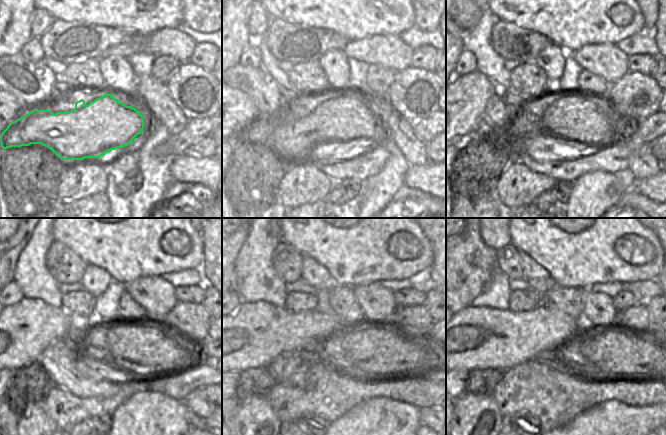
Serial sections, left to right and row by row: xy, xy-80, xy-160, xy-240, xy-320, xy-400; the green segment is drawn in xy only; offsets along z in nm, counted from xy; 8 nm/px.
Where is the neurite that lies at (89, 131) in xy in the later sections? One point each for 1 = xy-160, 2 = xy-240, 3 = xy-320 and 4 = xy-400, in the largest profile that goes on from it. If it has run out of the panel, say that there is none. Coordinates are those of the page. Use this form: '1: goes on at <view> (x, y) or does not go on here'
1: goes on at xy-160 (574, 117)
2: goes on at xy-240 (142, 349)
3: goes on at xy-320 (370, 350)
4: goes on at xy-400 (607, 352)

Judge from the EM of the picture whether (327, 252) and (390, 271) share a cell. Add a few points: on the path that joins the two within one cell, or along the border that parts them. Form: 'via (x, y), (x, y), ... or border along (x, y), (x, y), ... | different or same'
via (343, 252), (371, 252), (374, 255) | same

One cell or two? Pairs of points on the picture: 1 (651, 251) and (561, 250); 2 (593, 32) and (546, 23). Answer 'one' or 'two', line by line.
1: one
2: one

